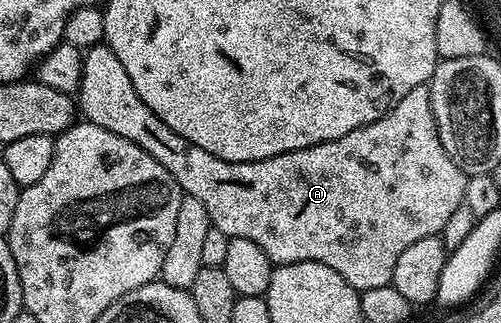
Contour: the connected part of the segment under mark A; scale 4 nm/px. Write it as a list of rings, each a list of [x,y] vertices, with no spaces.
[[[105,44],[93,46],[92,49],[83,53],[82,79],[76,95],[76,106],[85,121],[96,124],[100,128],[108,128],[108,132],[116,132],[116,136],[124,136],[128,140],[132,140],[132,144],[140,144],[140,148],[144,148],[144,152],[148,152],[148,156],[152,156],[152,160],[164,164],[164,168],[168,168],[168,172],[174,177],[178,187],[182,189],[183,195],[200,200],[200,204],[204,204],[204,212],[208,212],[213,229],[224,232],[230,239],[252,240],[252,244],[264,248],[264,256],[268,256],[271,263],[279,266],[297,262],[328,264],[328,268],[332,268],[332,272],[344,276],[344,280],[348,280],[350,287],[359,292],[368,288],[384,288],[390,285],[392,268],[396,268],[396,260],[403,254],[404,248],[416,244],[416,240],[441,235],[444,224],[448,224],[452,212],[456,212],[456,208],[463,206],[466,200],[468,175],[456,164],[452,164],[452,156],[448,156],[448,152],[444,152],[444,144],[440,144],[440,132],[436,128],[436,116],[432,112],[429,85],[412,88],[412,92],[408,92],[408,96],[404,96],[404,100],[400,100],[388,113],[380,116],[380,120],[356,128],[352,132],[348,132],[348,136],[340,136],[331,142],[284,152],[280,156],[272,156],[259,162],[220,160],[216,156],[212,156],[212,152],[204,152],[204,148],[196,148],[196,144],[192,144],[188,140],[184,140],[184,136],[172,132],[172,128],[168,128],[168,124],[164,124],[164,120],[160,120],[160,116],[156,116],[156,112],[152,112],[152,108],[148,108],[142,103],[140,96],[136,96],[136,88],[132,88],[132,80],[128,80],[128,72],[124,72],[124,64],[120,64],[120,60],[116,60],[116,52],[112,52]]]

